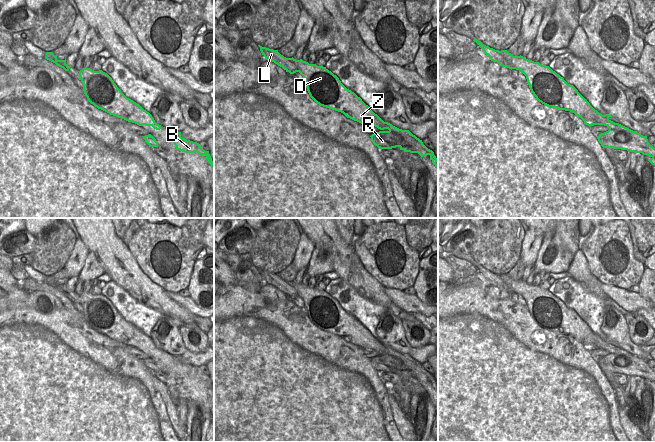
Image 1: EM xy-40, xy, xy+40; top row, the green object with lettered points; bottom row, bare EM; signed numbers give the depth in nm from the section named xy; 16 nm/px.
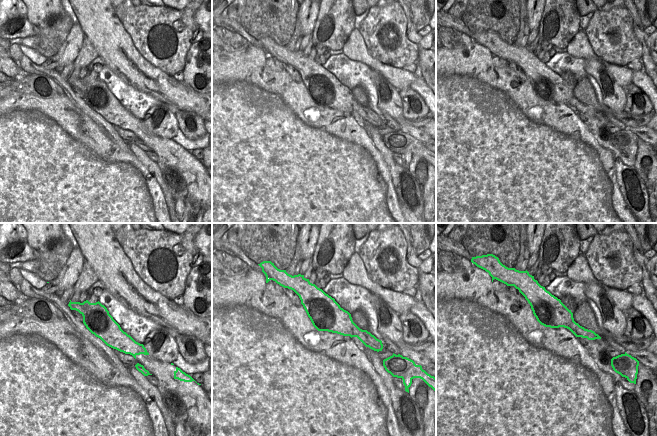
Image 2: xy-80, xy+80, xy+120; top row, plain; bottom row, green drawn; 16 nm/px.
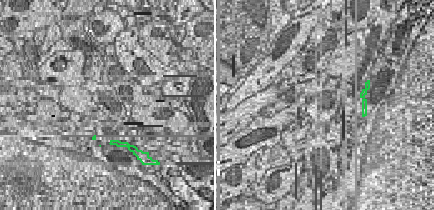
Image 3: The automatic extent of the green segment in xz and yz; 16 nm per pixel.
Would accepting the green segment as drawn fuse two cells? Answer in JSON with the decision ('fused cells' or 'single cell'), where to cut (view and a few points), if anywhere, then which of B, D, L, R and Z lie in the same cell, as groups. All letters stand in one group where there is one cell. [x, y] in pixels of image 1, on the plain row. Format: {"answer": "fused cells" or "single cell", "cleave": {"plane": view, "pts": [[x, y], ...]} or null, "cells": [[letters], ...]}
{"answer": "single cell", "cleave": null, "cells": [["B", "D", "L", "R", "Z"]]}

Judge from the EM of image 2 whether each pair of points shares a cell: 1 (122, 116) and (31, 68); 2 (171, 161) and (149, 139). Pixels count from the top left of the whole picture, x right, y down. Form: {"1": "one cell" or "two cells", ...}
{"1": "two cells", "2": "one cell"}

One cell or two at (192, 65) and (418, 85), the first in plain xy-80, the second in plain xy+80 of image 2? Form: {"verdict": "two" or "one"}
{"verdict": "two"}

